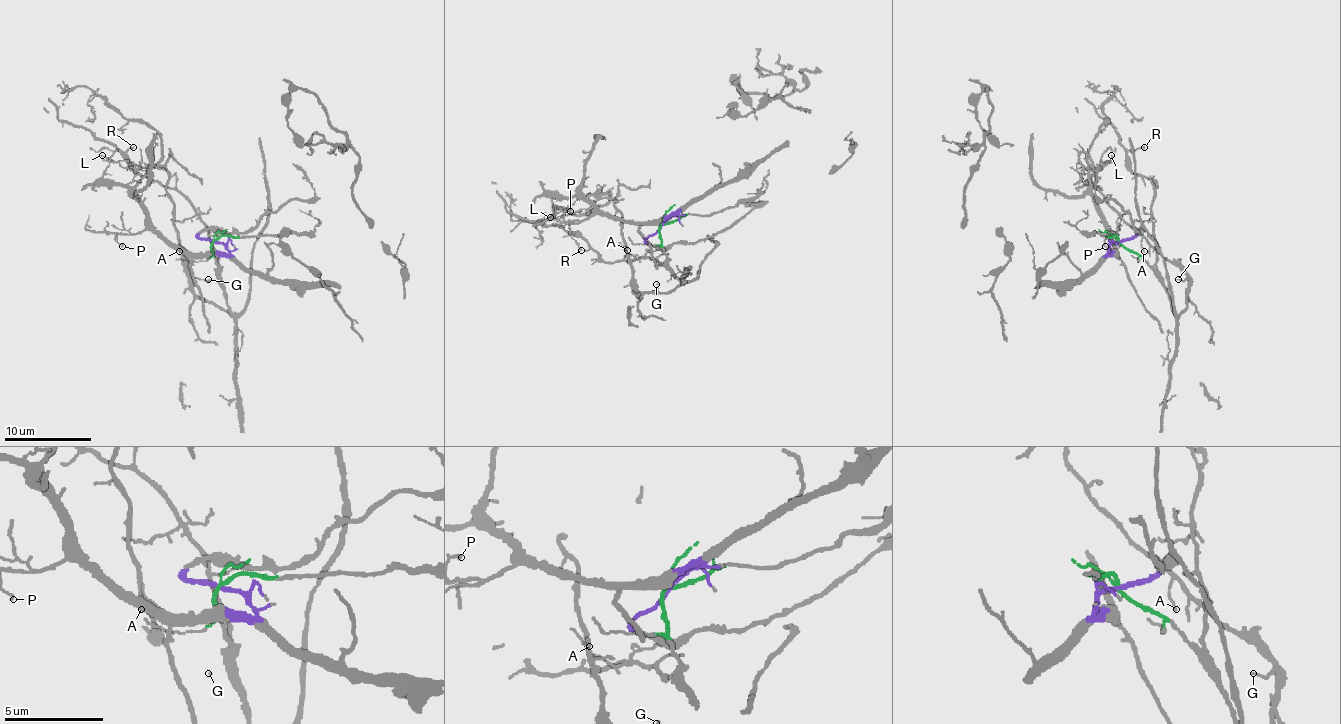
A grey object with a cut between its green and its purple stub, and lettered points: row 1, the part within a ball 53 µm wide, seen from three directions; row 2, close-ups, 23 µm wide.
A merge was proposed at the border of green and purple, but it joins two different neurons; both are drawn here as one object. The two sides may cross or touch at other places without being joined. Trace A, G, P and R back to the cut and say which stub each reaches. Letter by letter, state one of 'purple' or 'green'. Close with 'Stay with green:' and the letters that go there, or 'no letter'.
A: green
G: green
P: purple
R: green
Stay with green: A, G, R

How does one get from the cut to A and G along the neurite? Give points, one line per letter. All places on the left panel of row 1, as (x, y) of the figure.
A: (214, 240), (212, 256), (232, 315), (204, 301), (193, 288), (193, 277), (180, 238), (180, 251)
G: (214, 240), (212, 256), (232, 315), (204, 301), (193, 288), (197, 280), (208, 280)

